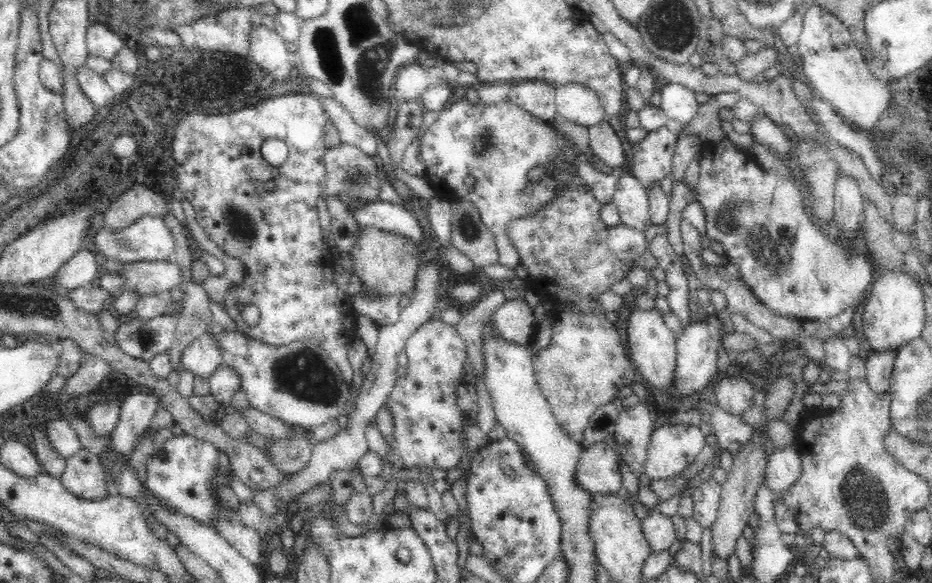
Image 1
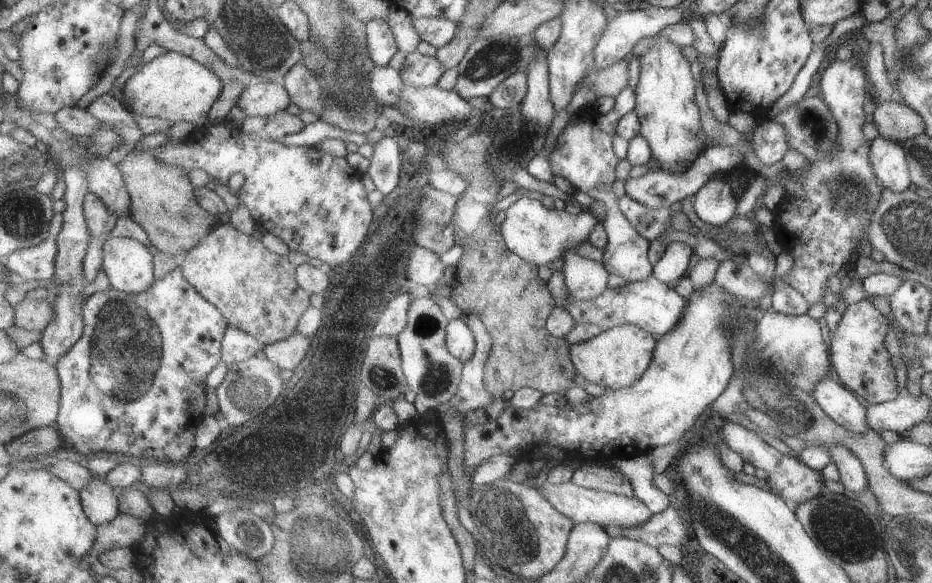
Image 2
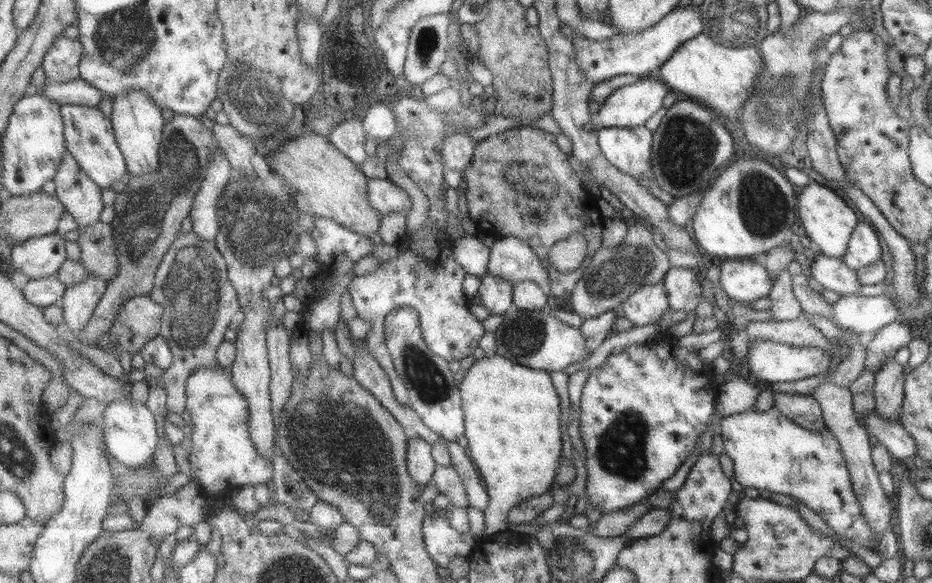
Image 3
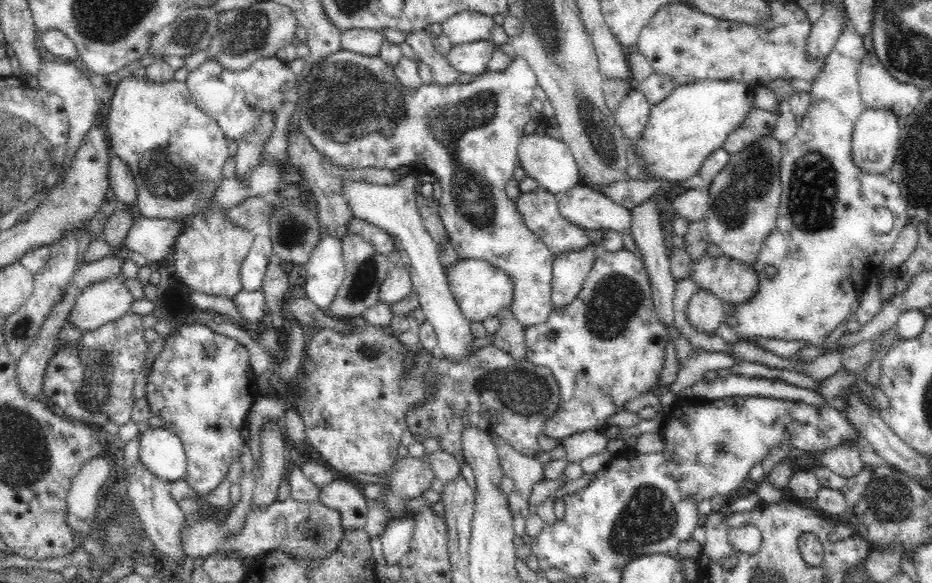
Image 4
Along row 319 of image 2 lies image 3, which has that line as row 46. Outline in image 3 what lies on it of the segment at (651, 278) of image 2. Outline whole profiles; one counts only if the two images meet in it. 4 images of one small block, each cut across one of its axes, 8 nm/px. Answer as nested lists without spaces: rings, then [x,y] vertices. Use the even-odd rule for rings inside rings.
[[[690,5],[684,9],[674,9],[654,26],[638,33],[628,33],[628,35],[616,33],[614,36],[598,42],[578,36],[575,39],[575,46],[580,70],[594,85],[622,74],[633,74],[640,78],[656,76],[662,64],[667,62],[672,54],[684,45],[684,42],[688,42],[703,32],[702,19],[700,6]]]

